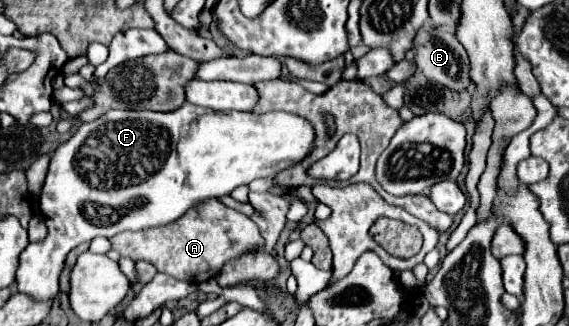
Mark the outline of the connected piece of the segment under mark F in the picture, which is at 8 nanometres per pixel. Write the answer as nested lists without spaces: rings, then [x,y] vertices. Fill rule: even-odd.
[[[189,103],[179,107],[179,109],[175,109],[175,111],[169,111],[169,113],[159,113],[159,111],[107,111],[103,117],[95,119],[93,123],[79,125],[77,131],[71,135],[71,139],[65,141],[63,145],[59,145],[57,151],[51,155],[49,173],[47,173],[45,185],[43,185],[43,191],[41,191],[41,197],[39,197],[39,209],[41,209],[41,215],[43,215],[43,219],[47,223],[49,235],[41,243],[31,243],[21,253],[21,265],[17,269],[17,291],[33,297],[35,301],[49,301],[49,299],[53,299],[59,293],[59,273],[61,273],[63,261],[65,261],[67,253],[73,247],[77,247],[79,243],[91,241],[93,237],[99,237],[99,235],[109,239],[109,237],[113,237],[117,233],[123,233],[123,231],[141,231],[141,229],[149,229],[149,227],[169,225],[175,219],[179,219],[185,211],[189,211],[195,205],[201,205],[207,199],[213,199],[213,197],[219,199],[223,195],[229,195],[239,185],[247,185],[249,181],[259,179],[259,177],[273,177],[275,171],[281,171],[285,167],[295,165],[297,161],[301,161],[309,153],[309,149],[313,145],[313,139],[315,139],[313,127],[303,117],[297,117],[297,115],[291,115],[291,113],[283,113],[283,111],[273,111],[273,113],[265,113],[265,115],[241,113],[241,111],[225,111],[225,113],[207,111],[207,113],[197,113],[197,107],[189,105]],[[185,123],[189,125],[189,131],[187,131],[187,135],[179,137],[179,129],[183,129]]]

